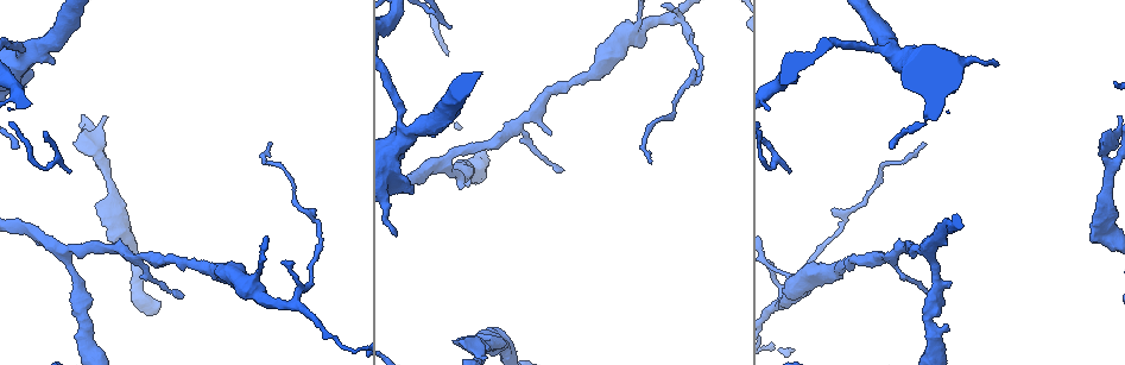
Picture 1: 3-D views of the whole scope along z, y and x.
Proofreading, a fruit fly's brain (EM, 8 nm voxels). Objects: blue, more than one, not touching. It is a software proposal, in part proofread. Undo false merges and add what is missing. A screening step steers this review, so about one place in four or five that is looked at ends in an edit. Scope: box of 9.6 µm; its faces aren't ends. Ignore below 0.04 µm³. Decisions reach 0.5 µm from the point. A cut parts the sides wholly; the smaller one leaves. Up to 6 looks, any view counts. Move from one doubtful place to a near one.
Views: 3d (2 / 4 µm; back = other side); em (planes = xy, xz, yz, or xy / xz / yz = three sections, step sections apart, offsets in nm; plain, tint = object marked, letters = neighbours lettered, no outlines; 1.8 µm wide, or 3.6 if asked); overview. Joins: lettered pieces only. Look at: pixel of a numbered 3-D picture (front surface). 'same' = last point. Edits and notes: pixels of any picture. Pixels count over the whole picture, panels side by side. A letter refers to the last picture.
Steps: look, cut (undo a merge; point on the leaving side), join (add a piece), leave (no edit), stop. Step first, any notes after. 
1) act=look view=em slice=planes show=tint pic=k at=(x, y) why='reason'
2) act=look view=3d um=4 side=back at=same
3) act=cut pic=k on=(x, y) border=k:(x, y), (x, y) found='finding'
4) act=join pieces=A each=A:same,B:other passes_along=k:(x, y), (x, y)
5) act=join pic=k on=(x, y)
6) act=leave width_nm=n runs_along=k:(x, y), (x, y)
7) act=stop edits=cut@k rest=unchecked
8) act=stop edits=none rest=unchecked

act=look view=3d um=2 pic=1 at=(1110, 129) why='branch stops here'

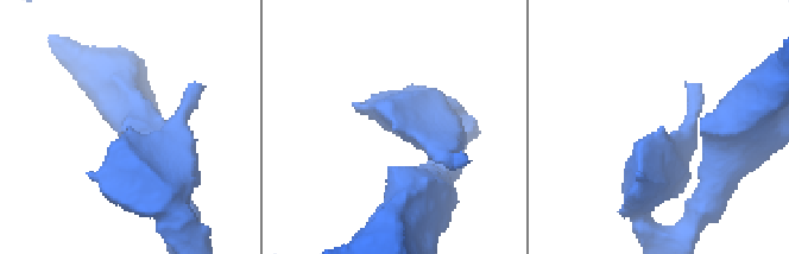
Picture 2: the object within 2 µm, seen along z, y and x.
act=look view=em slice=planes show=letters pic=2 at=(393, 126) why='shape alone is not enough'

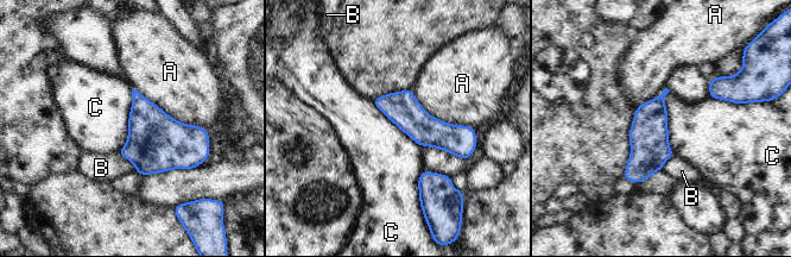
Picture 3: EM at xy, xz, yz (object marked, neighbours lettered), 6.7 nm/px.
act=leave longest_contact=A:600nm each=A:other,B:other,C:other runs_along=3:(378, 101), (426, 131), (469, 130) found='none of them fits'

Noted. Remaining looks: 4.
act=look view=em slice=planes show=letters pic=1 at=(33, 74) why='thick end'

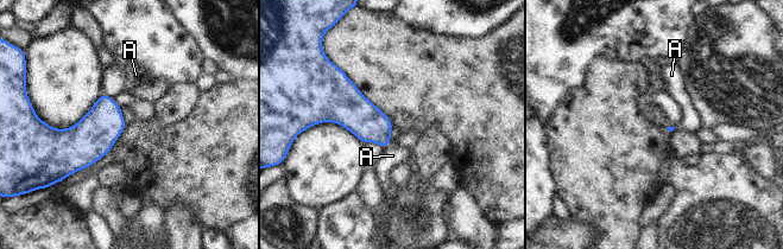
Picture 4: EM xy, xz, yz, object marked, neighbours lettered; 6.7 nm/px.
act=join pieces=A each=A:same passes_along=4:(366, 121), (386, 146), (392, 155) found='the neuron continues'

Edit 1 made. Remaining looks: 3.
act=look view=overview why='see it whole again'

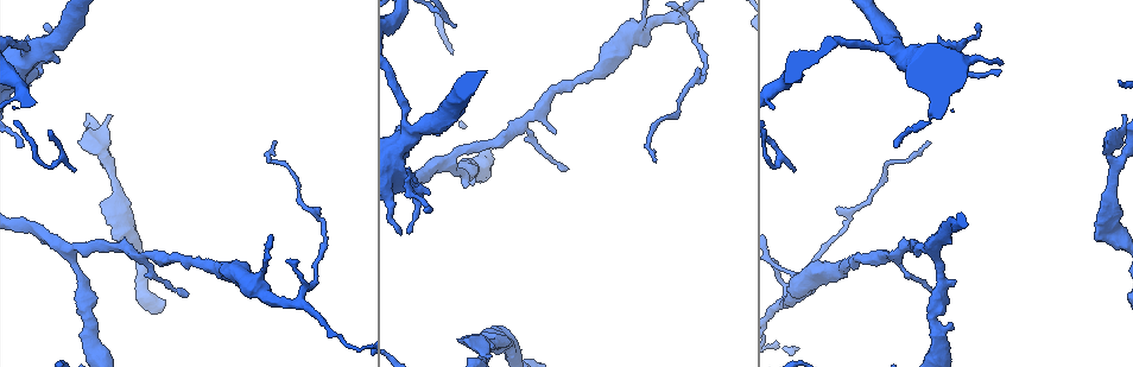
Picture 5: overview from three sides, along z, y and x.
act=look view=em slice=planes show=tint pic=5 at=(1101, 240) why='stops while still wide'

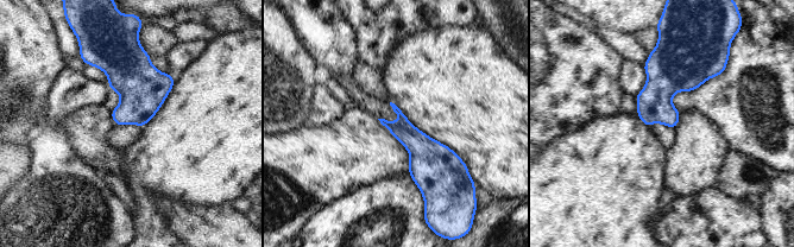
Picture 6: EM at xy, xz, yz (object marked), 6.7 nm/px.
act=look view=em slice=planes show=letters at=same

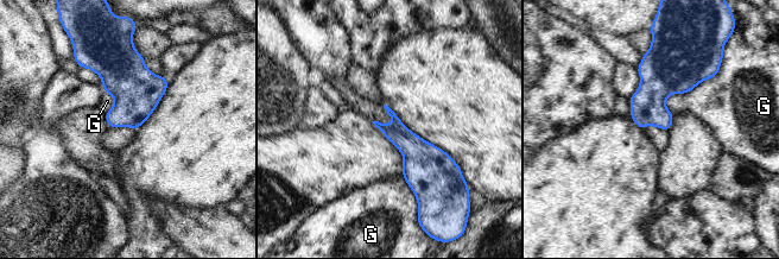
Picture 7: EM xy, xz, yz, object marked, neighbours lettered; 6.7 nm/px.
act=leave each=G:other border=7:(719, 73), (672, 93), (665, 107) found='none of them fits'

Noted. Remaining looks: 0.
act=stop edits=join@4 rest=unchecked

